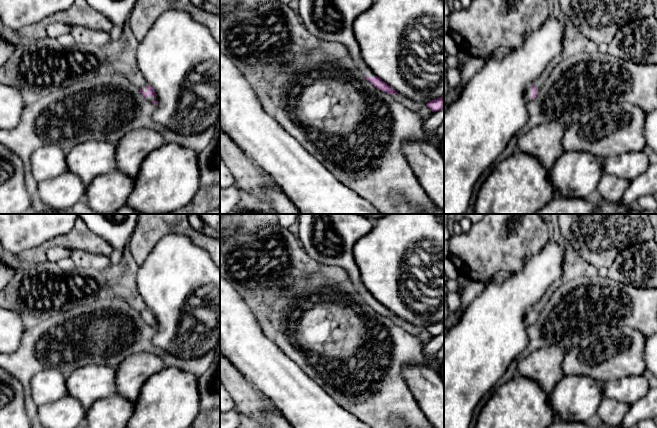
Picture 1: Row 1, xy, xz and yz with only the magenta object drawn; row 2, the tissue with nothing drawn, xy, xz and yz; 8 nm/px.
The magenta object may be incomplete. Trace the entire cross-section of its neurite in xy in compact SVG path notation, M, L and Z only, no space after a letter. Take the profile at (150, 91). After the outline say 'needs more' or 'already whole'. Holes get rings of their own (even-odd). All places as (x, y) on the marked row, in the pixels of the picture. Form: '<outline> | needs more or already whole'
M151 86L140 87L140 92L146 99L151 101L154 105L157 105L156 93Z | needs more

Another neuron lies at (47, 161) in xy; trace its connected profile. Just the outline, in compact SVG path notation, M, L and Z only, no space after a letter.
M55 144L36 148L30 156L30 166L34 179L40 183L68 171L67 154Z

